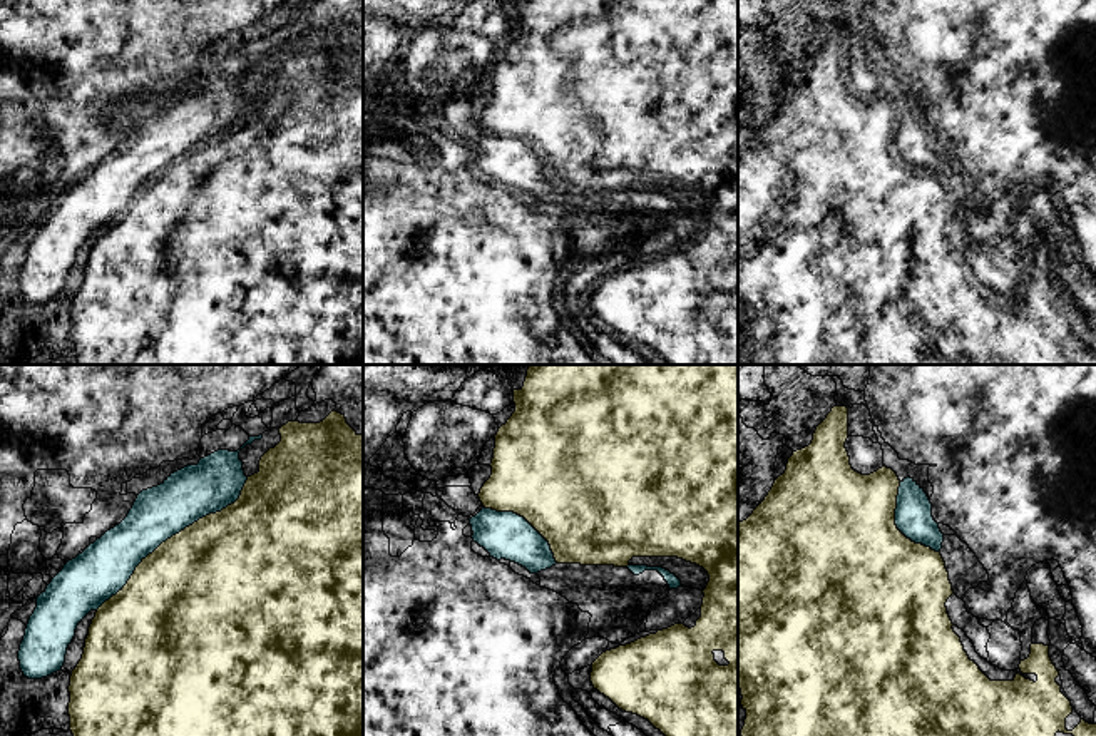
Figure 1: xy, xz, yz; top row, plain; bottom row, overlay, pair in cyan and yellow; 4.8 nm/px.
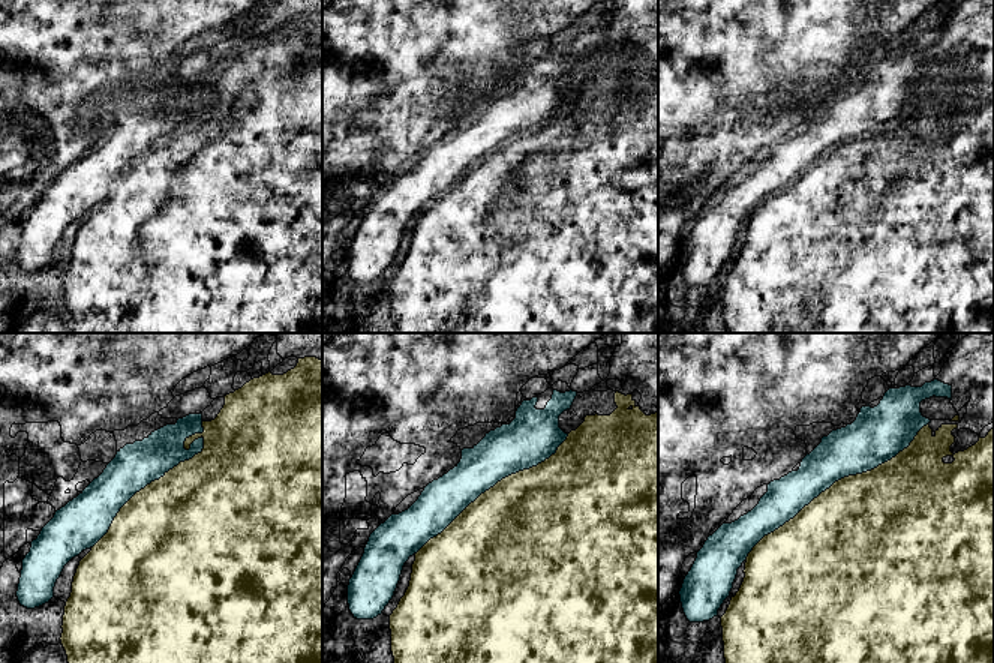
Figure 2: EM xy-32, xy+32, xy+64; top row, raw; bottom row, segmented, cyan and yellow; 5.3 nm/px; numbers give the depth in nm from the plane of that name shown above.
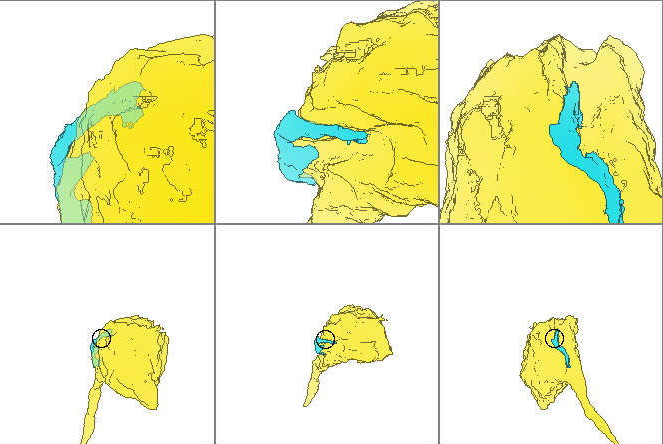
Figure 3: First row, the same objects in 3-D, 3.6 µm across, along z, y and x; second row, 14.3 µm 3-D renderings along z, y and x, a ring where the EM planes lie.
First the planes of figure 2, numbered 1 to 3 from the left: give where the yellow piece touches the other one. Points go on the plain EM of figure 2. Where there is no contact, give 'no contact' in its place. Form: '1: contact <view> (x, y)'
1: contact xy-32 (155, 143)
2: contact xy+32 (494, 149)
3: contact xy+64 (835, 144)

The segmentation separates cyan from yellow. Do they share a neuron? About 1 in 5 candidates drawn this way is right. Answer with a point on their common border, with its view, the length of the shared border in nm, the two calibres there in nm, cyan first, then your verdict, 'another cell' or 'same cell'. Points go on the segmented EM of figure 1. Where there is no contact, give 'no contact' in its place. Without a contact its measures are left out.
contact xy (174, 534); length 950 nm; calibres 260 and 500 nm; another cell

